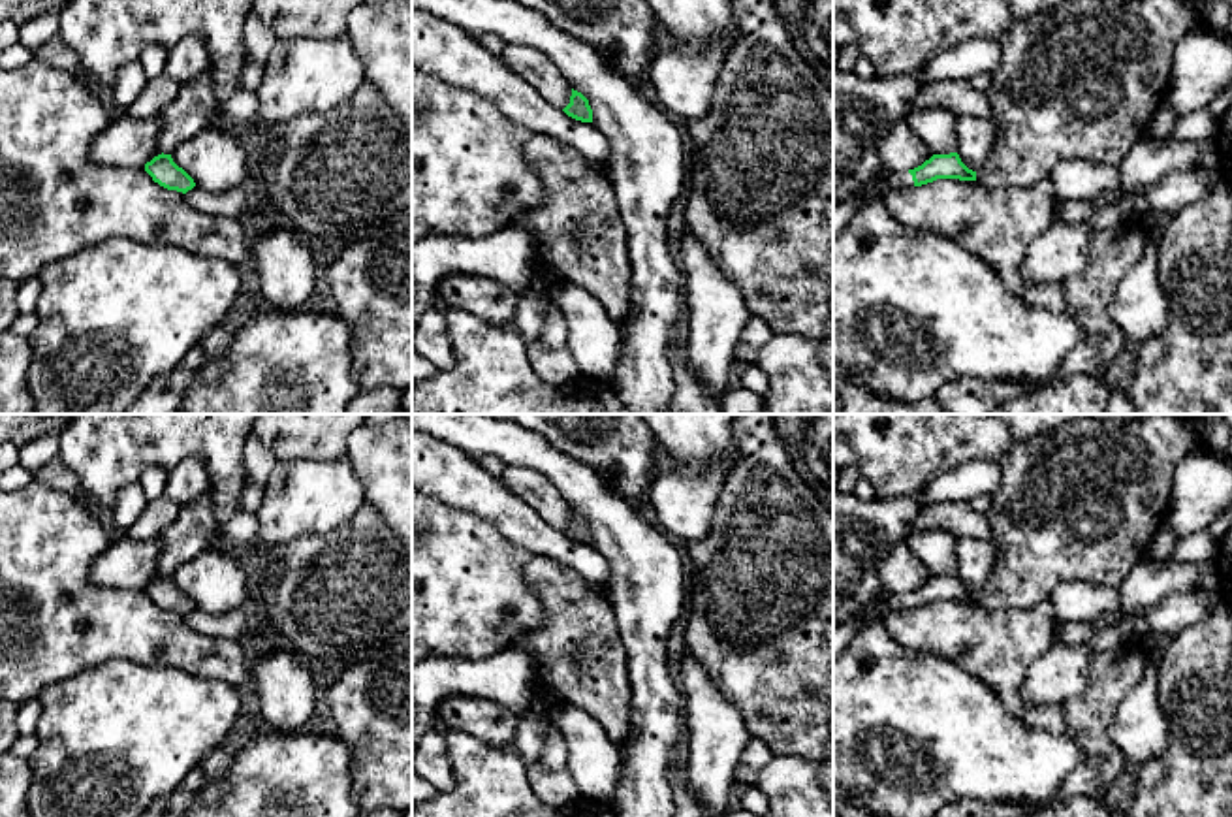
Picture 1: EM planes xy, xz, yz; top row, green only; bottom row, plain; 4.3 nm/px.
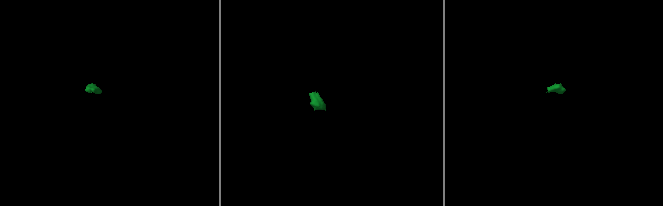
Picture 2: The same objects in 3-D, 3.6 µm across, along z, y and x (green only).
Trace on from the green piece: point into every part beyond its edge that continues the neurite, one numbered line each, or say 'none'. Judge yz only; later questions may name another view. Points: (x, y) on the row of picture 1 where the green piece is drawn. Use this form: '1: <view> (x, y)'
1: yz (1080, 81)
2: yz (884, 181)

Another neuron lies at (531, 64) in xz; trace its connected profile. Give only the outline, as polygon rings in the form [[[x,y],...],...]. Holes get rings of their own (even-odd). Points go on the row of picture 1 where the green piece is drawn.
[[[506,43],[498,58],[551,105],[564,109],[570,104],[572,85],[542,51],[521,43]]]

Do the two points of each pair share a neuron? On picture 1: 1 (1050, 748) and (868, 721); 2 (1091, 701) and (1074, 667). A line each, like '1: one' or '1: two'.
1: one
2: two

